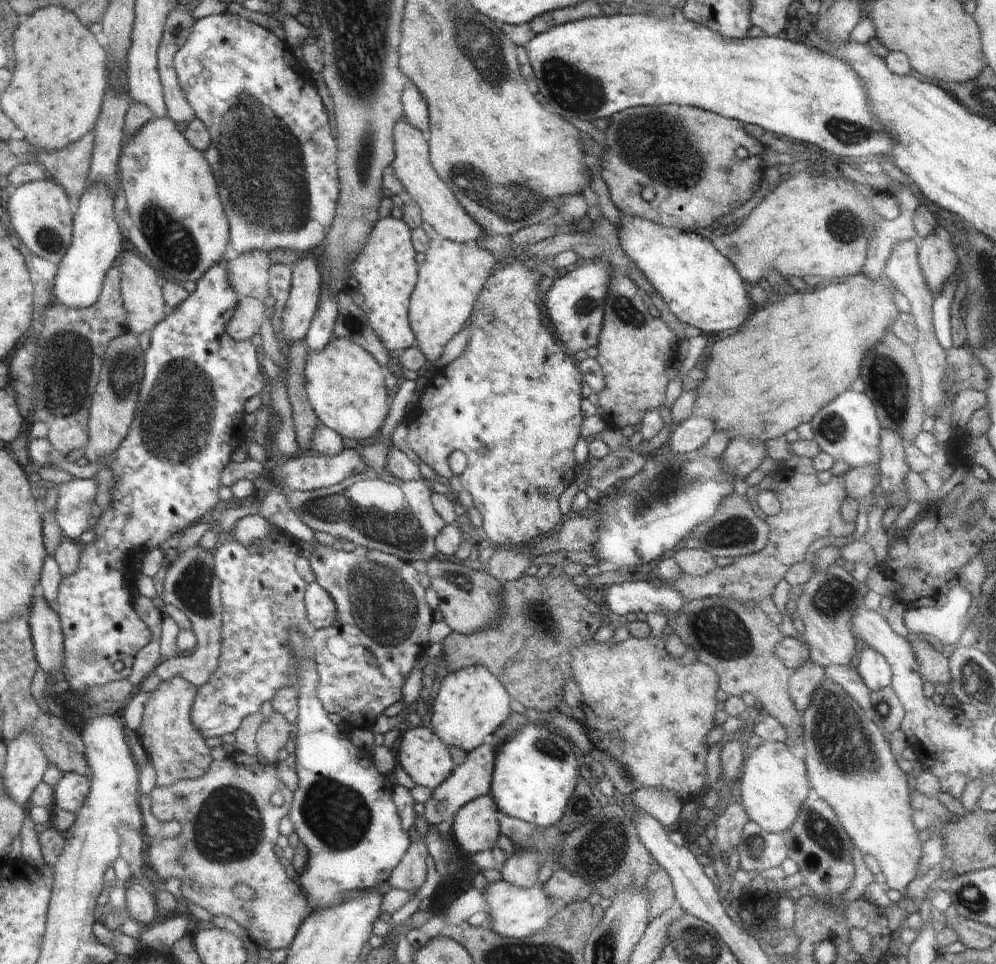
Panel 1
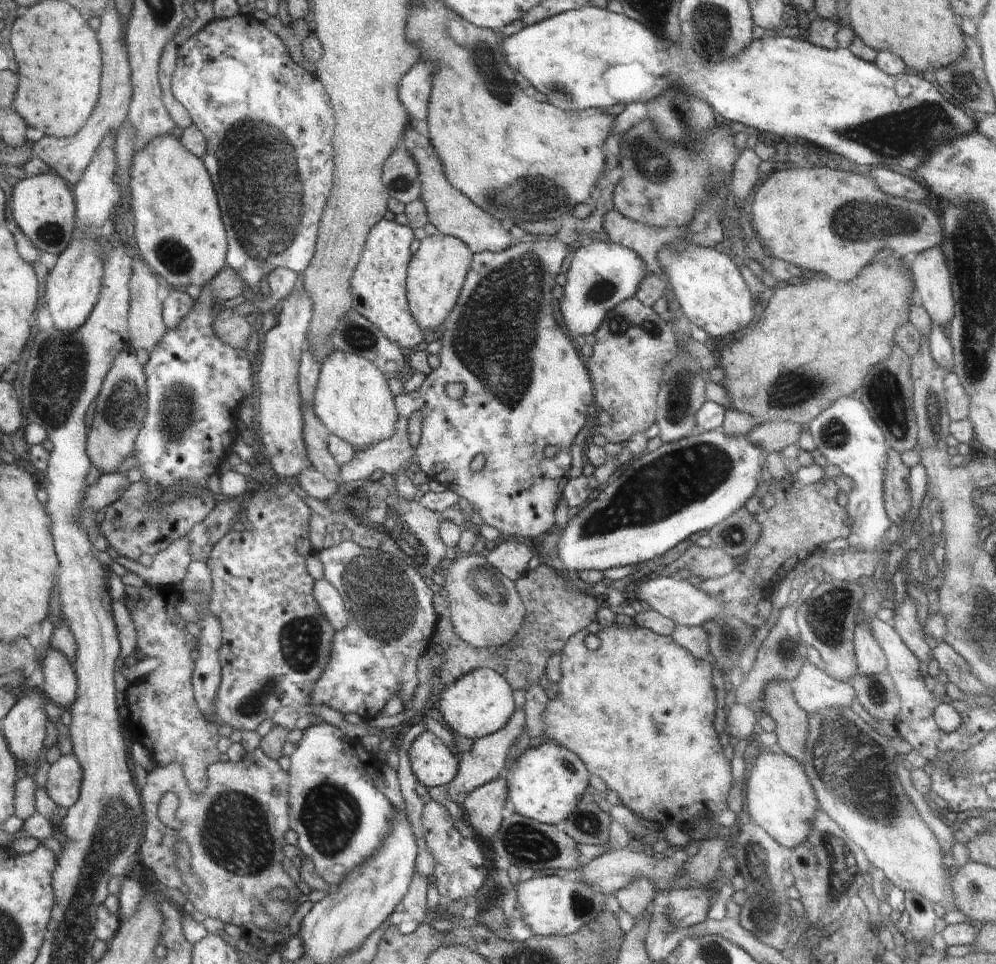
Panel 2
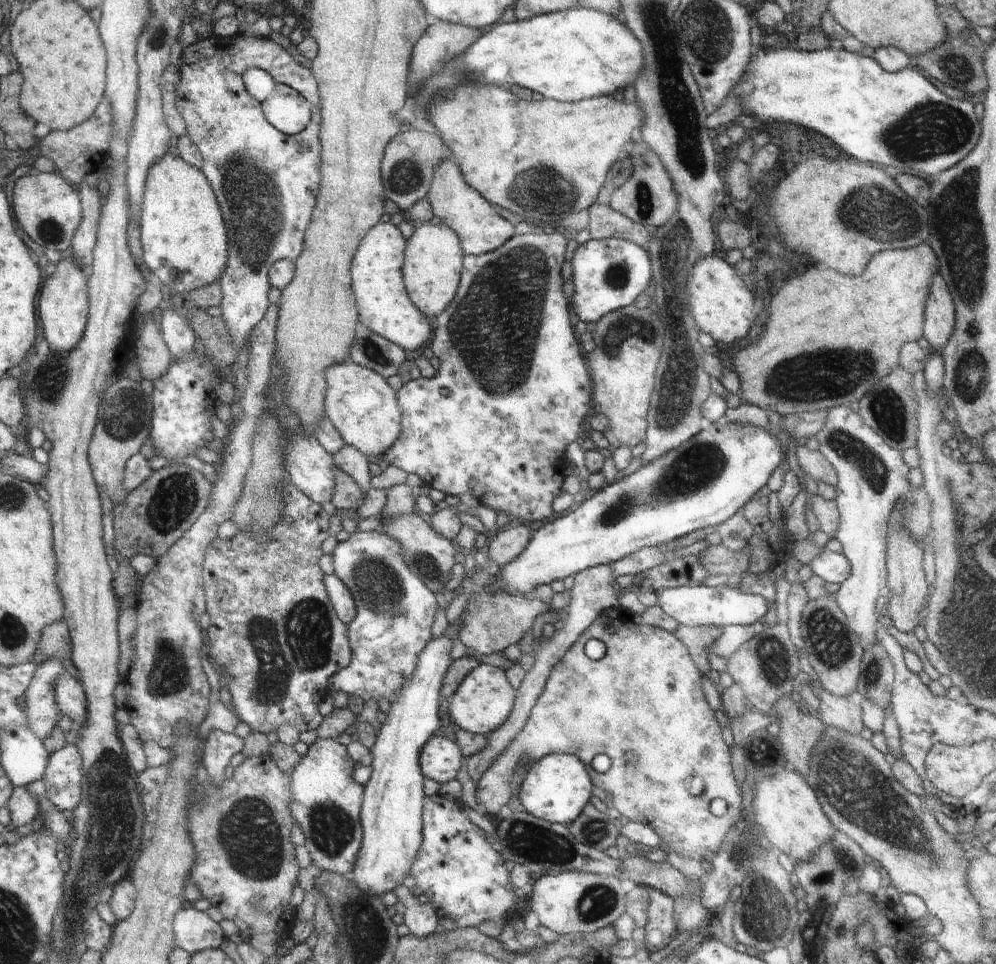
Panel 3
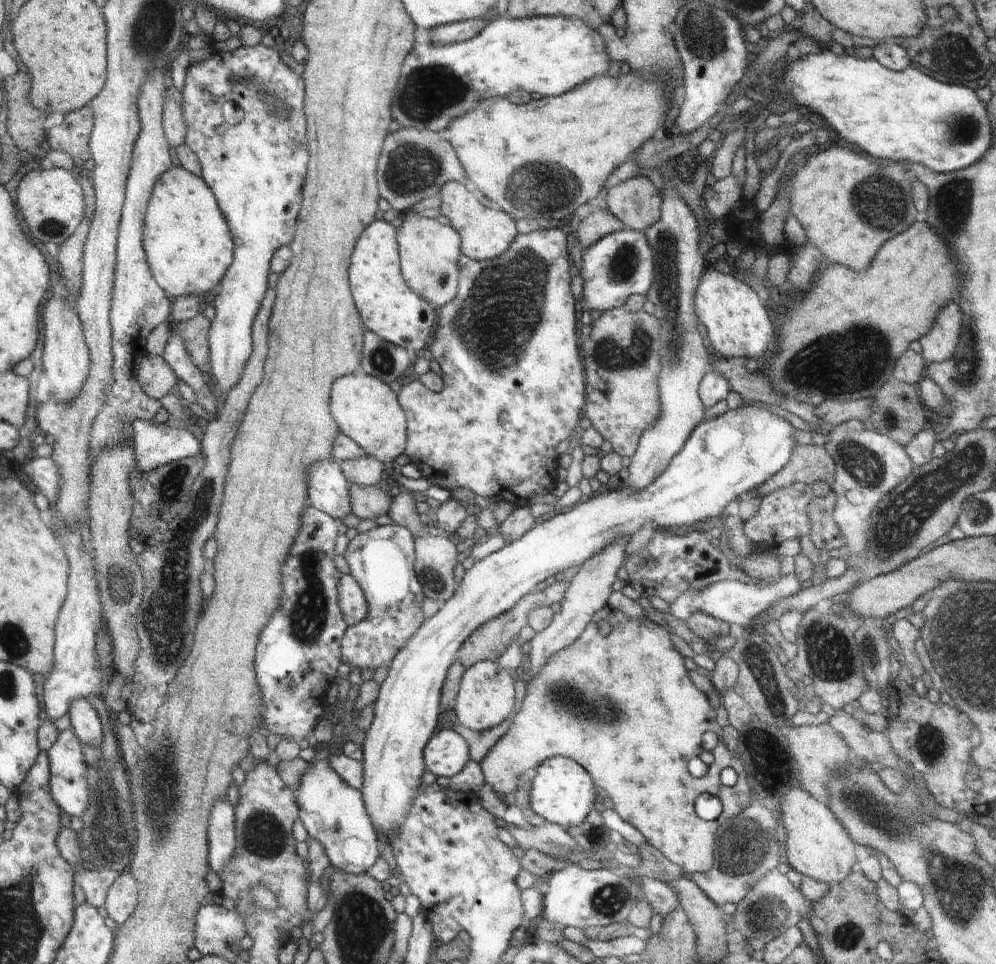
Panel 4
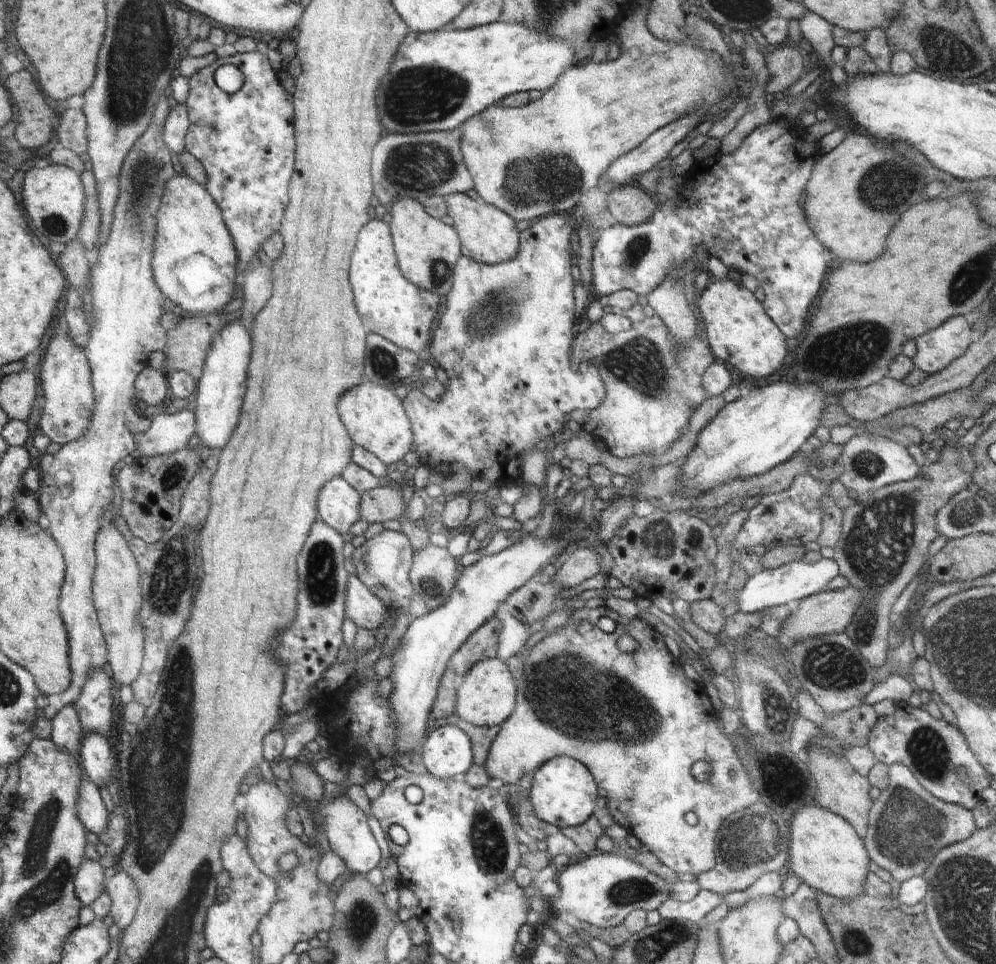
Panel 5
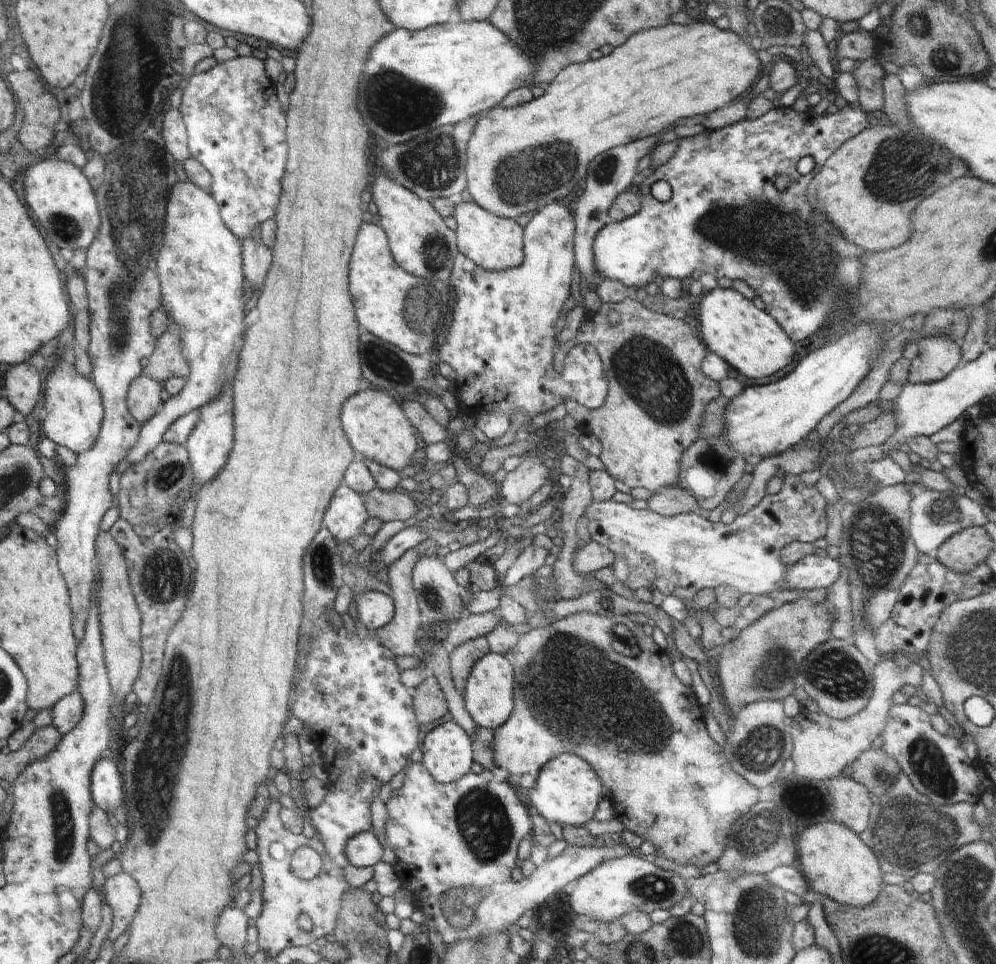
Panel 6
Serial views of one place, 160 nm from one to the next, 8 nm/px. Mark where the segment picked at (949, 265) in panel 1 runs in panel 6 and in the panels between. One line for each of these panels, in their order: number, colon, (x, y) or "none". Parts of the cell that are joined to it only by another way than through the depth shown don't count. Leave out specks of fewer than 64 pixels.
2: (933, 290)
3: (941, 316)
4: (940, 343)
5: (938, 348)
6: (938, 355)

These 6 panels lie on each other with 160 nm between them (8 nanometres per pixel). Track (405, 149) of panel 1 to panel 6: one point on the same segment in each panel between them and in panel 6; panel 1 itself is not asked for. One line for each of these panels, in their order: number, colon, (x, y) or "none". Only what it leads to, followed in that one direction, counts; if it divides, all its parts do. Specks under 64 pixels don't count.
2: (452, 213)
3: (471, 216)
4: (485, 233)
5: (488, 235)
6: (495, 243)

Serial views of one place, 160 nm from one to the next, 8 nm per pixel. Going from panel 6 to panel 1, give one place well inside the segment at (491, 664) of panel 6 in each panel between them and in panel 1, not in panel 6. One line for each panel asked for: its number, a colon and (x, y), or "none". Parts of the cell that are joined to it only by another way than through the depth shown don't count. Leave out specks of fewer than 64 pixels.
1: (472, 703)
2: (481, 702)
3: (484, 701)
4: (488, 693)
5: (487, 696)

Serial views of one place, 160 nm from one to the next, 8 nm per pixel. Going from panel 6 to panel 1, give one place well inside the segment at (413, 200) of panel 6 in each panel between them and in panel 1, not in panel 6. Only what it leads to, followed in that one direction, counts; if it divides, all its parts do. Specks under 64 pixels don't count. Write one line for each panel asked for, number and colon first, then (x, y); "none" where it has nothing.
1: (452, 276)
2: (438, 271)
3: (434, 257)
4: (430, 252)
5: (427, 250)

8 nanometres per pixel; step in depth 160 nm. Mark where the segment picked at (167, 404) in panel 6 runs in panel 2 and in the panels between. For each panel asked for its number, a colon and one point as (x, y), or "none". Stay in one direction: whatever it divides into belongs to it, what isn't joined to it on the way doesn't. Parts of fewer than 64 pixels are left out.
2: (180, 233)
3: (185, 239)
4: (190, 246)
5: (194, 259)

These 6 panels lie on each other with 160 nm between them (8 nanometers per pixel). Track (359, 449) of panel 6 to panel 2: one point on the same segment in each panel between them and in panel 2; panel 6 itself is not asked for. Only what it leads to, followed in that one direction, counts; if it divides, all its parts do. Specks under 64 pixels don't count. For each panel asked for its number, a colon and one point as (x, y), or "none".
2: (352, 398)
3: (363, 408)
4: (367, 410)
5: (376, 418)

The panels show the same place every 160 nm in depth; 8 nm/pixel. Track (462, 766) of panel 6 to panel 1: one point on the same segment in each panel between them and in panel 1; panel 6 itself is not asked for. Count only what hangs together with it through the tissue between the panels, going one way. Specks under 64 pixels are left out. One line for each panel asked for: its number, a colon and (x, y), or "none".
1: (422, 754)
2: (432, 763)
3: (440, 759)
4: (447, 753)
5: (446, 753)

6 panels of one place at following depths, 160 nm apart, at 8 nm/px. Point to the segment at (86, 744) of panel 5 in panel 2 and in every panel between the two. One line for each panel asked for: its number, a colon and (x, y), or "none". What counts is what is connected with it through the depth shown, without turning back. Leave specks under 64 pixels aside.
2: (61, 685)
3: (71, 693)
4: (86, 721)

